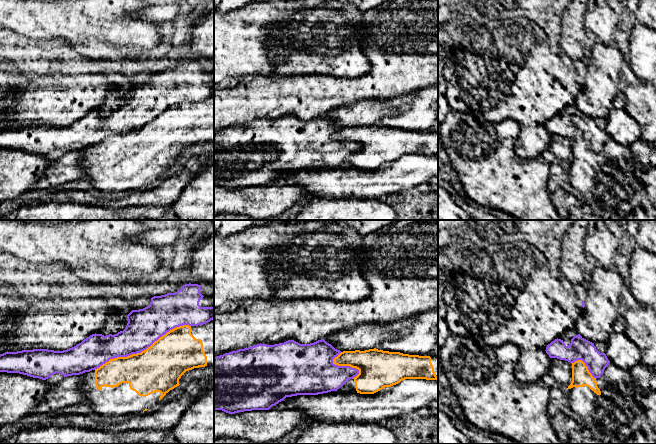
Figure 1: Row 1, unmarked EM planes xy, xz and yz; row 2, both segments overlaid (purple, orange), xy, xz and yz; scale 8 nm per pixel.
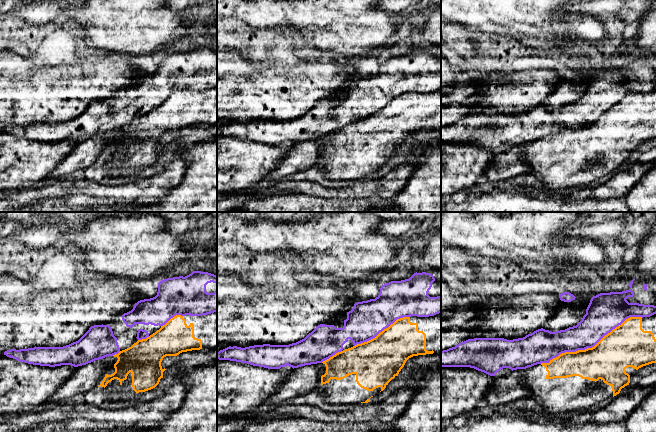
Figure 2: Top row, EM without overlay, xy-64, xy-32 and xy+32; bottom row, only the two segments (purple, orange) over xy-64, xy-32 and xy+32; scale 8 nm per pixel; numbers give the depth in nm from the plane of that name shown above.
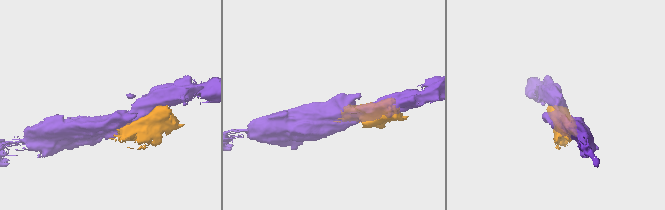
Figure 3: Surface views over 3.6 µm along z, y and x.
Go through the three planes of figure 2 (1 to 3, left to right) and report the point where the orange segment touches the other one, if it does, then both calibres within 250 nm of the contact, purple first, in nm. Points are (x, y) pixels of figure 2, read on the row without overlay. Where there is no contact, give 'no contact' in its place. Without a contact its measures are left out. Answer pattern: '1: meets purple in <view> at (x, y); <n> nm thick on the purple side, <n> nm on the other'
1: meets purple in xy-64 at (171, 93); 300 nm thick on the purple side, 260 nm on the other
2: meets purple in xy-32 at (381, 107); 300 nm thick on the purple side, 360 nm on the other
3: meets purple in xy+32 at (591, 123); 260 nm thick on the purple side, 320 nm on the other

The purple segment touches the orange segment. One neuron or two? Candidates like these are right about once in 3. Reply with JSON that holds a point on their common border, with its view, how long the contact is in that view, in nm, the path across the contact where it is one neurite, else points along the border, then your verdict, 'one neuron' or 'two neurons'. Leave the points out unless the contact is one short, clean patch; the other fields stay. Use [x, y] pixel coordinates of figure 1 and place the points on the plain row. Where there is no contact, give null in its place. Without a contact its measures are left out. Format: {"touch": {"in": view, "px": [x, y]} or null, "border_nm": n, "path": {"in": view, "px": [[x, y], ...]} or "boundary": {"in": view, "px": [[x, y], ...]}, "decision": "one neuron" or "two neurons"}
{"touch": {"in": "xy", "px": [142, 126]}, "border_nm": 850, "decision": "two neurons"}

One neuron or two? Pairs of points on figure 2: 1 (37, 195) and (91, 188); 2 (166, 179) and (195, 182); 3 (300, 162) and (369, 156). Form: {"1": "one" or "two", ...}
{"1": "one", "2": "two", "3": "two"}

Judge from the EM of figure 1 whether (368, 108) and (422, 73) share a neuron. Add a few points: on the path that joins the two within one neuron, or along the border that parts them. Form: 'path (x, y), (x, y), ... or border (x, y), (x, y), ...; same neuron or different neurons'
border (388, 98), (363, 99), (360, 101); different neurons

